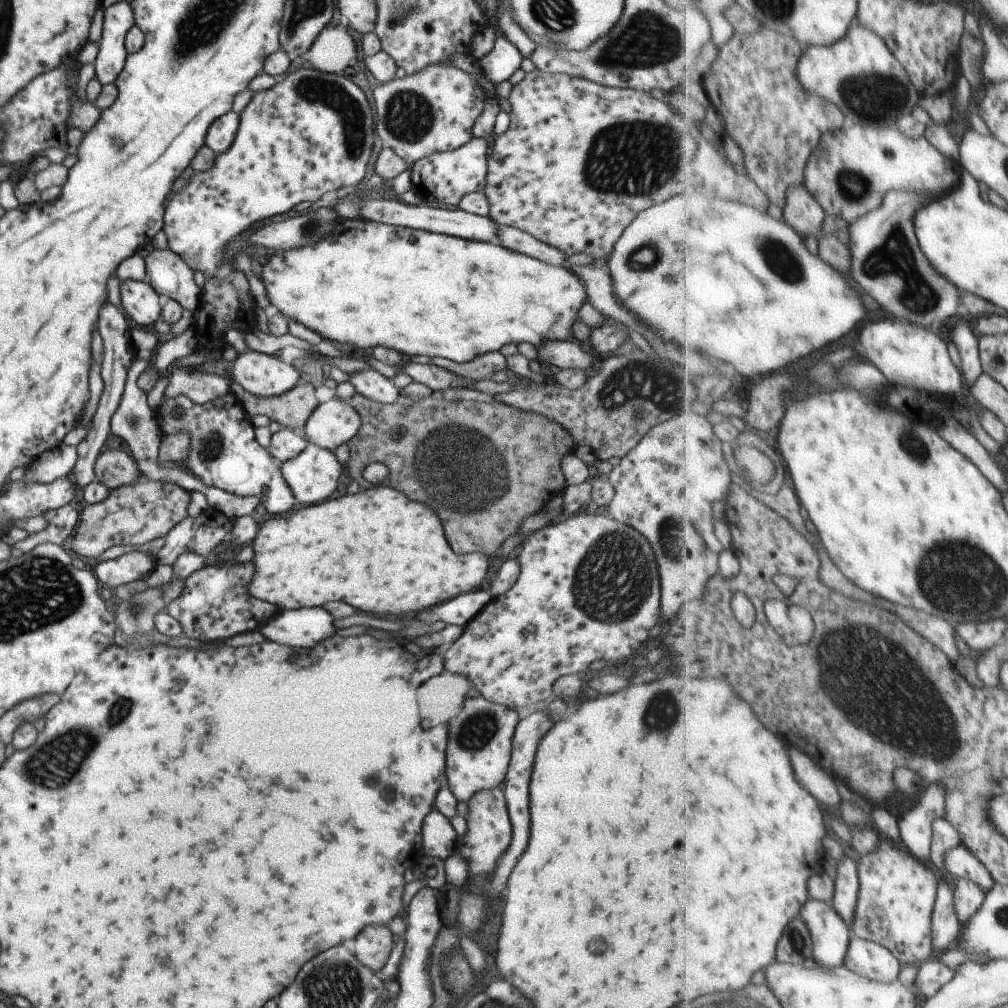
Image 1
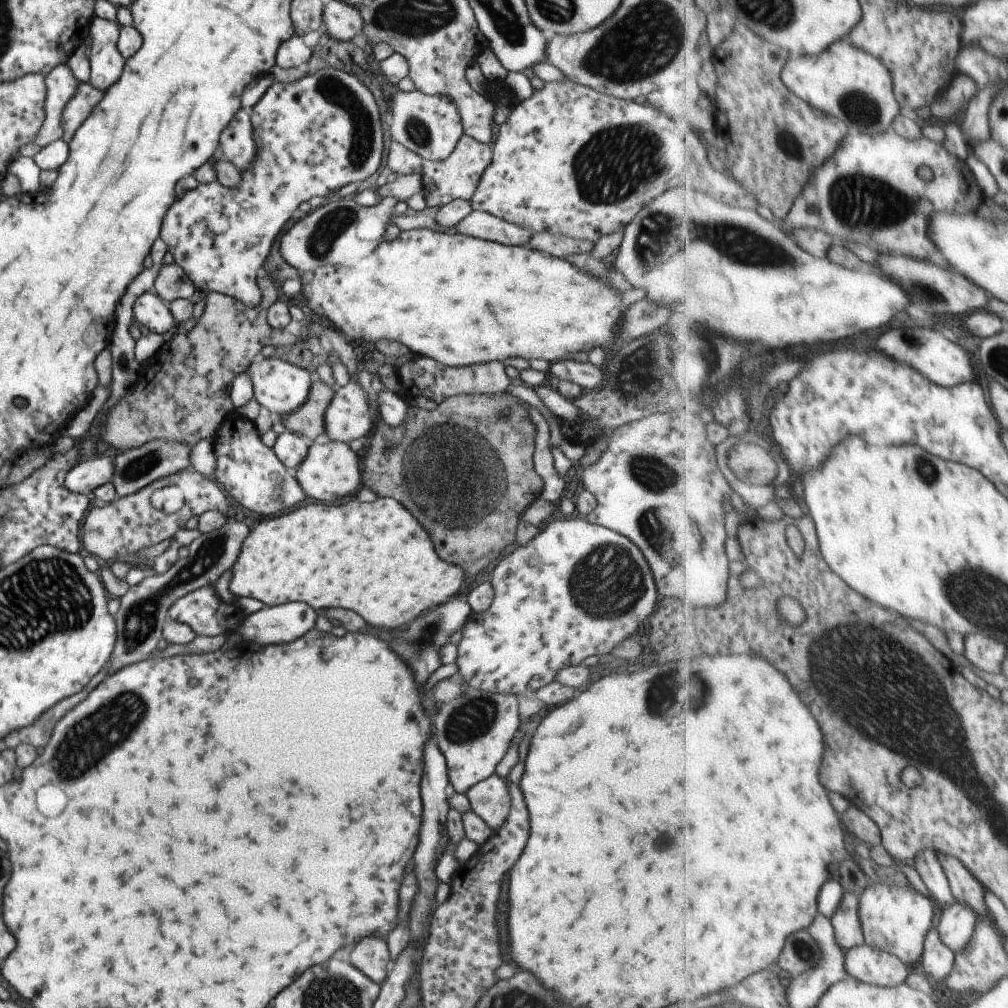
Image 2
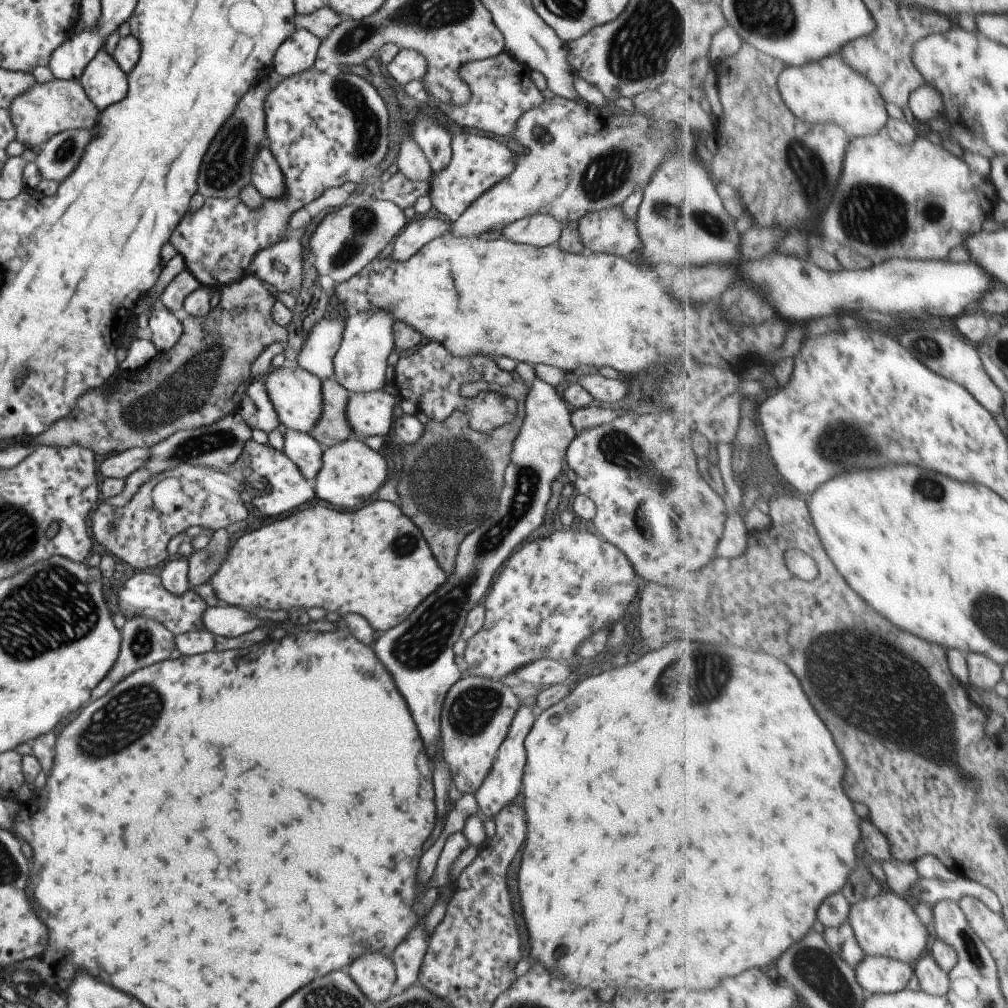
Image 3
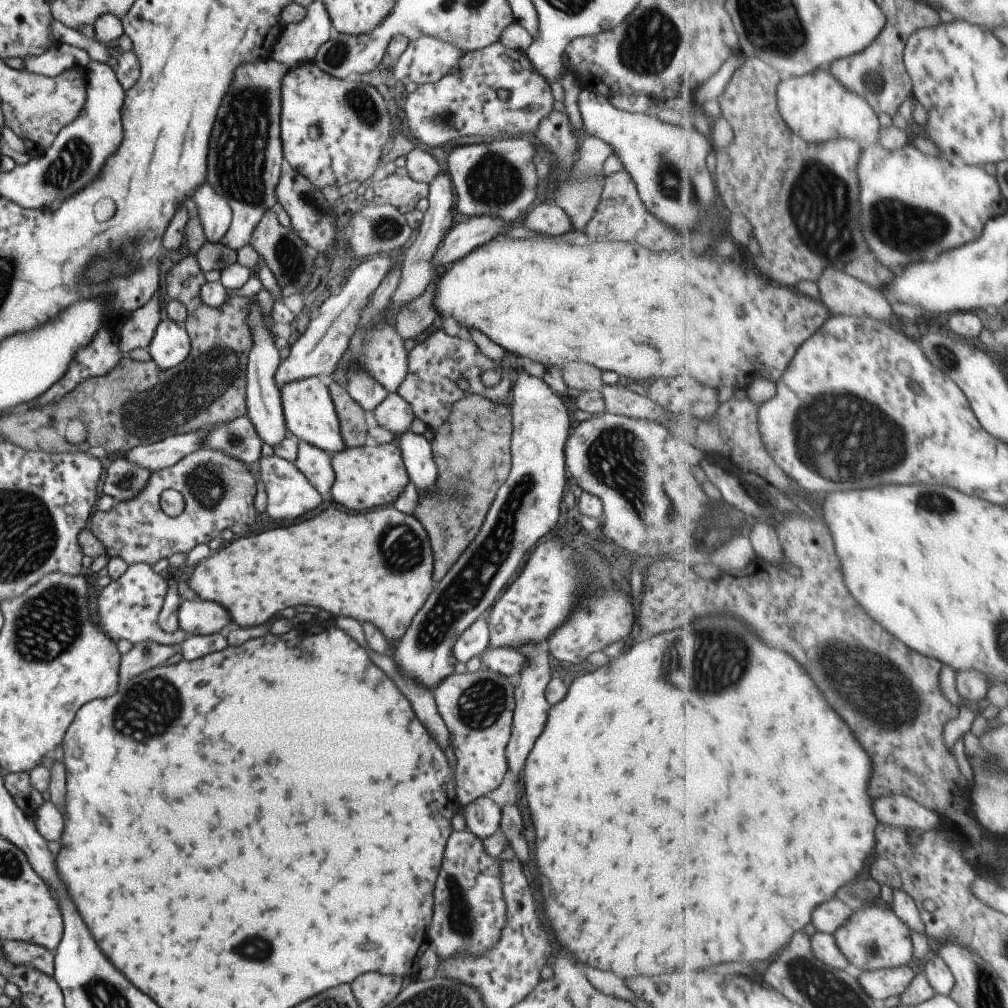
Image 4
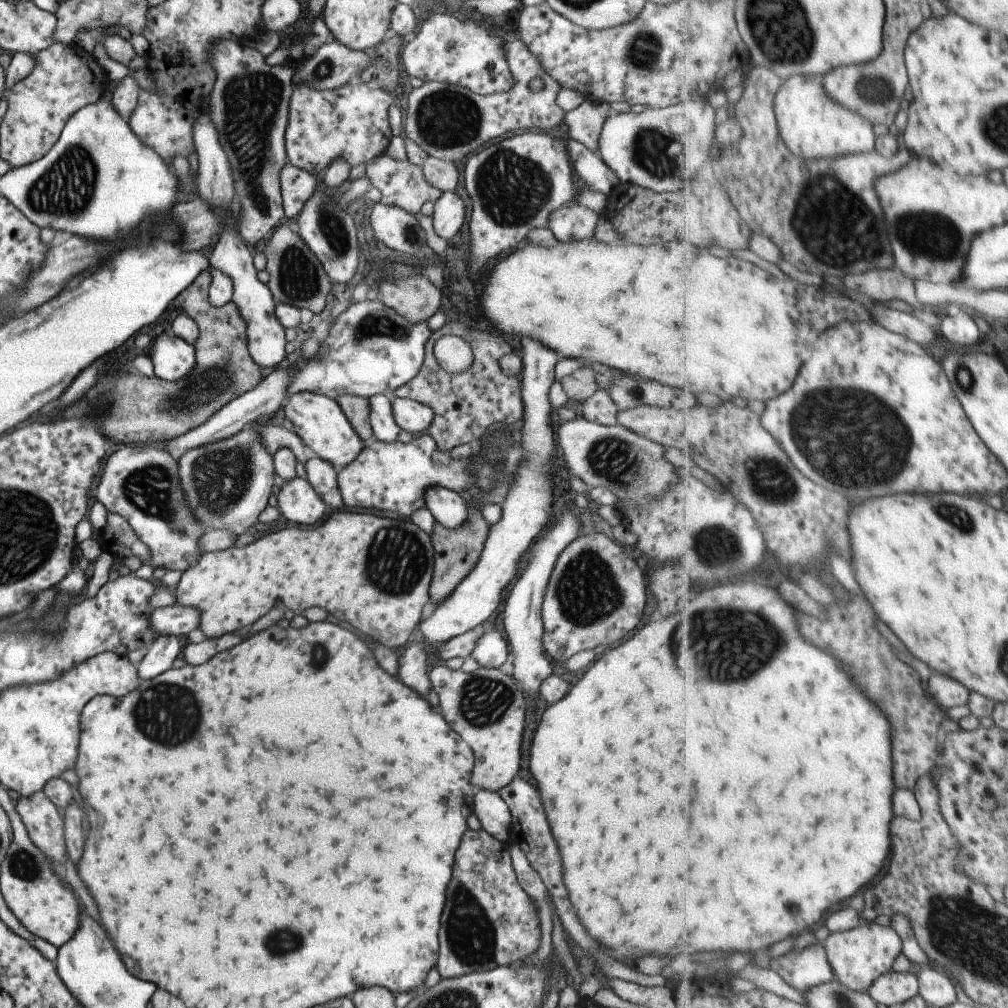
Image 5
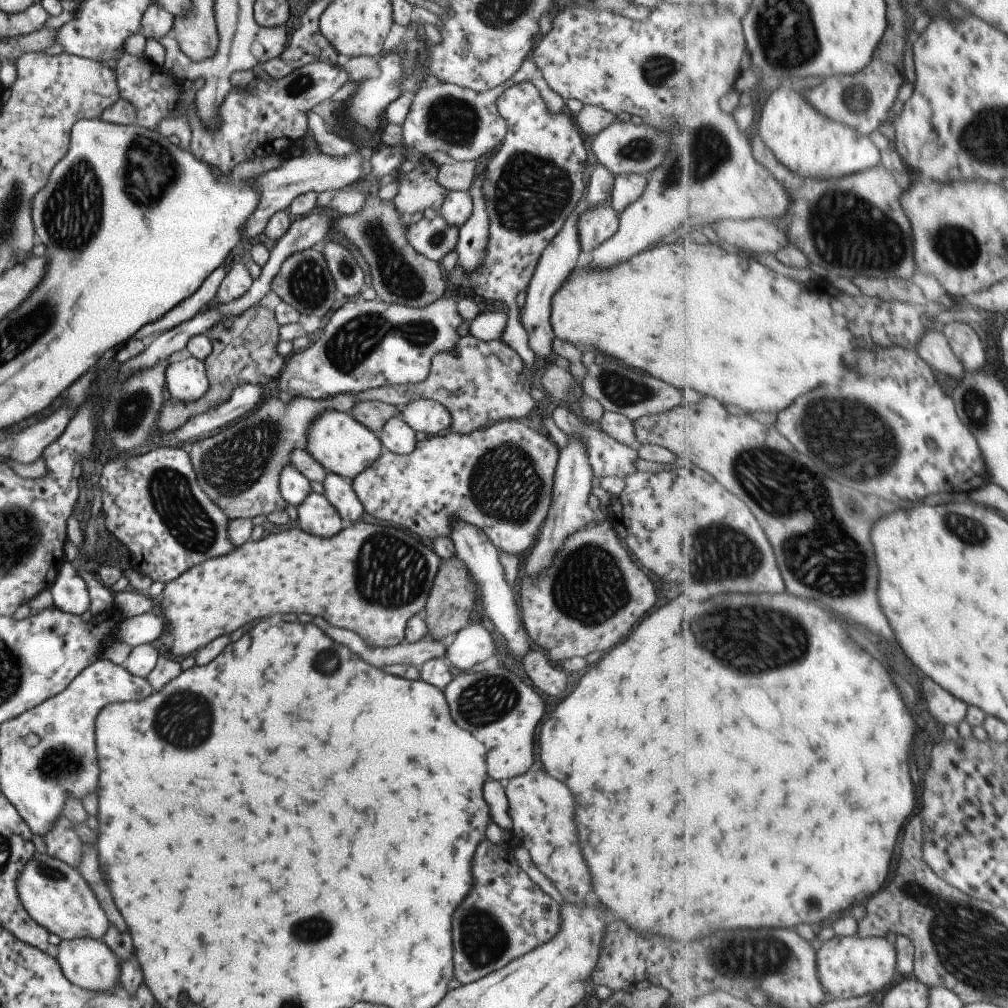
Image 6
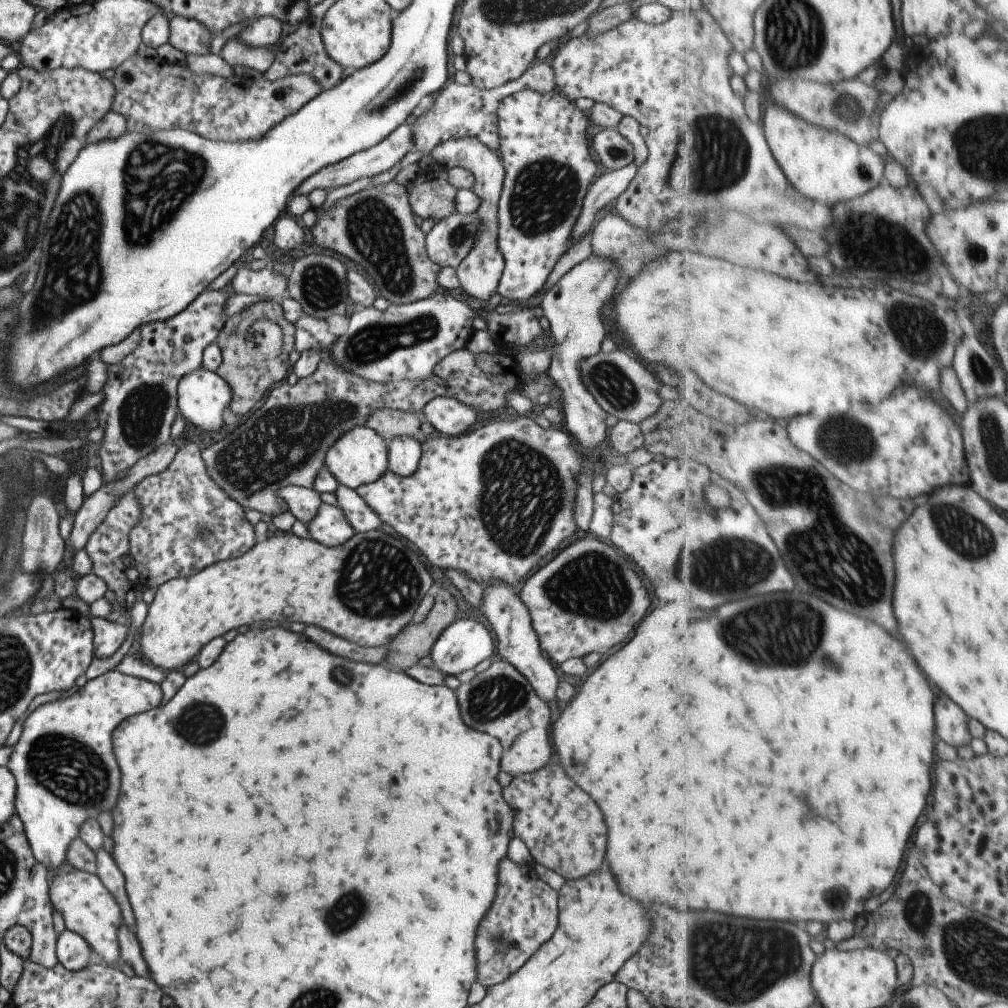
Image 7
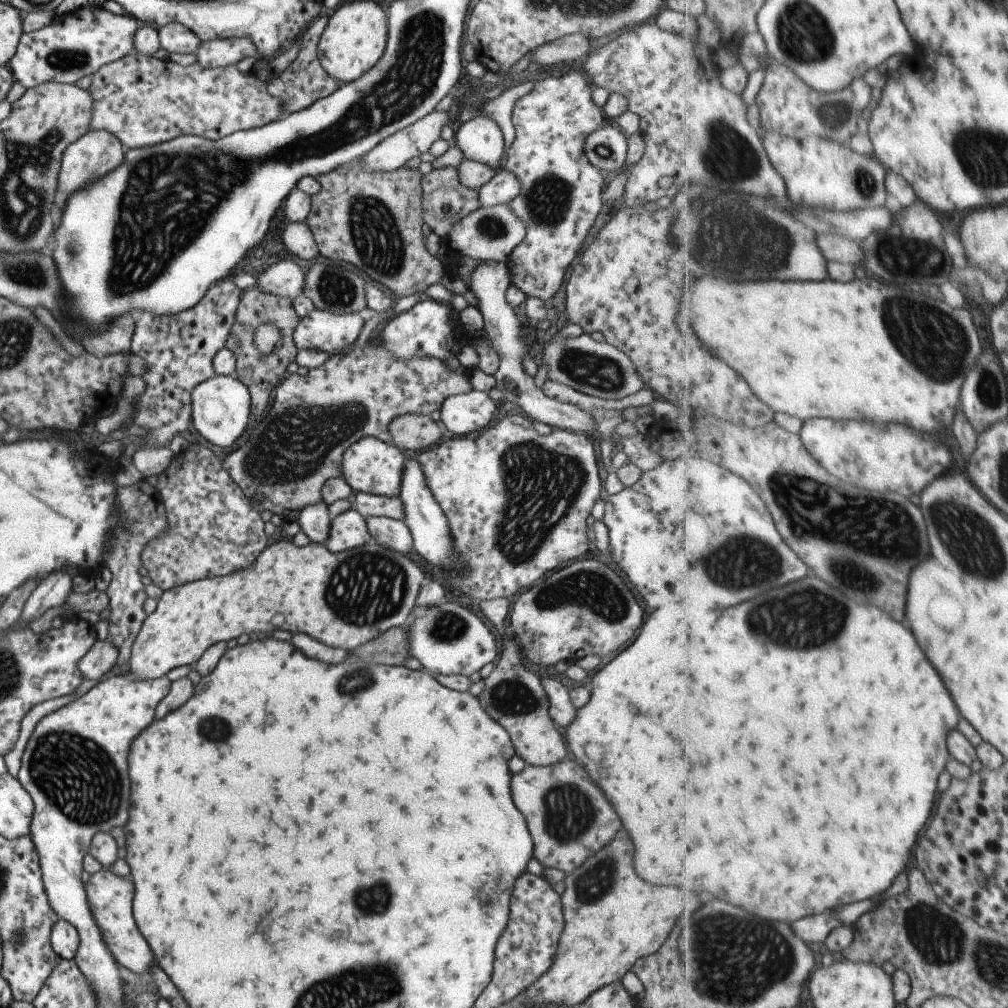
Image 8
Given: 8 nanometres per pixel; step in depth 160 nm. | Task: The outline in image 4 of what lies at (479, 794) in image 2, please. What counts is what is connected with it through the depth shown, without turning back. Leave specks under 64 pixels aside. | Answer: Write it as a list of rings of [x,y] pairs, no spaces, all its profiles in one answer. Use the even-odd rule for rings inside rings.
[[[531,645],[537,650],[535,656],[529,656],[526,666],[519,675],[519,684],[514,687],[514,709],[512,710],[512,725],[509,740],[505,747],[507,761],[507,773],[515,780],[519,778],[528,750],[533,746],[537,735],[542,731],[546,714],[550,704],[545,700],[544,688],[549,678],[549,666],[547,665],[547,651],[544,646]]]

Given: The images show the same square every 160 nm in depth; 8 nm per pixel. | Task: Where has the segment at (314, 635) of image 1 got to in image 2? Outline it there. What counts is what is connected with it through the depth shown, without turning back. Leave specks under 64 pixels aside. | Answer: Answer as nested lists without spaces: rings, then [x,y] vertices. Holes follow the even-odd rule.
[[[301,602],[264,606],[244,616],[235,633],[253,646],[280,645],[297,640],[311,630],[317,614]]]

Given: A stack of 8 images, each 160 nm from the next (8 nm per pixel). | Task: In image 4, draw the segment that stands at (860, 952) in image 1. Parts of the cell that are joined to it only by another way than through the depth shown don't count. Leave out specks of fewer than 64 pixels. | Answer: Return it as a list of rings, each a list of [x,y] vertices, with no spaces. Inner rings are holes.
[[[911,966],[862,971],[858,979],[864,991],[878,1004],[891,996],[901,996],[915,980]]]

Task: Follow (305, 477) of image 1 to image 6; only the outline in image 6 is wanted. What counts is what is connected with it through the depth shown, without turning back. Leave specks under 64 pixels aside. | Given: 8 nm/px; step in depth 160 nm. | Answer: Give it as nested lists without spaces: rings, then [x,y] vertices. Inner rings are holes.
[[[502,420],[466,435],[449,430],[445,434],[426,436],[405,455],[382,449],[380,455],[349,482],[362,509],[373,518],[391,522],[395,527],[432,542],[435,535],[448,538],[449,525],[457,517],[469,525],[478,526],[495,548],[517,554],[519,559],[532,547],[538,528],[546,517],[557,454],[558,448],[544,433],[532,431],[520,421]]]

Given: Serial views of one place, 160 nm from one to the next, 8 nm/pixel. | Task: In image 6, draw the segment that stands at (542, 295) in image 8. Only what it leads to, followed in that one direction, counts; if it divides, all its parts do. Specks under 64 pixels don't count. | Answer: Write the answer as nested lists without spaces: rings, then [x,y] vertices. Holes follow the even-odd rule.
[[[521,81],[504,90],[497,97],[496,107],[504,118],[506,133],[497,150],[486,160],[482,170],[483,180],[480,182],[480,189],[486,200],[484,205],[488,216],[488,239],[481,264],[465,276],[465,282],[468,284],[469,293],[477,294],[479,298],[488,302],[505,304],[507,313],[500,341],[515,350],[520,362],[531,368],[534,354],[527,346],[527,334],[518,321],[519,308],[515,303],[515,294],[519,290],[526,289],[541,251],[547,248],[583,198],[586,186],[583,183],[583,170],[585,170],[587,152],[579,136],[579,130],[578,132],[575,130],[575,126],[563,111],[559,114],[549,114],[549,110],[538,95],[538,89],[531,82]]]

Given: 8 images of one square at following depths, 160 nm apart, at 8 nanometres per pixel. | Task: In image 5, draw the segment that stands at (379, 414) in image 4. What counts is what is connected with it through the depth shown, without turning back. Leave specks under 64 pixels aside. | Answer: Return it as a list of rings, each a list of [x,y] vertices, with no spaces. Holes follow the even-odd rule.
[[[391,397],[390,399],[393,420],[401,430],[405,430],[412,436],[426,432],[432,419],[432,410],[428,406],[401,397]]]

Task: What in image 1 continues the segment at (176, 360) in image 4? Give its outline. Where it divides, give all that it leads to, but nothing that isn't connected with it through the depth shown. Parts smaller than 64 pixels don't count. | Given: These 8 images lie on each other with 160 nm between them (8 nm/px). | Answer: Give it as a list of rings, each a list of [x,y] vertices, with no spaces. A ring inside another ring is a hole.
[[[145,280],[121,282],[119,302],[135,327],[149,326],[160,318],[161,296]]]

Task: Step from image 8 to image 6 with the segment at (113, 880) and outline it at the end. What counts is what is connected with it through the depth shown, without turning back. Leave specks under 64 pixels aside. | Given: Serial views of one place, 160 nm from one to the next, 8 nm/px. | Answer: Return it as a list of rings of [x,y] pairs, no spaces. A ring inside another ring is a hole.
[[[33,852],[22,864],[14,885],[23,910],[60,941],[81,937],[101,939],[107,930],[109,922],[78,870],[51,858],[46,852]]]

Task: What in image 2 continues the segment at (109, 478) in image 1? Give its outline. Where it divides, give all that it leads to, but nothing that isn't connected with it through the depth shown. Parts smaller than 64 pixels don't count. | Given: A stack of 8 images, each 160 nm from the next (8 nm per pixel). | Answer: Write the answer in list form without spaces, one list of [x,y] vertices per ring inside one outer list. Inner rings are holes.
[[[153,439],[150,443],[138,446],[134,449],[124,450],[112,460],[113,472],[110,482],[113,485],[115,494],[124,497],[144,486],[151,484],[154,480],[165,478],[171,473],[176,473],[190,467],[187,460],[192,447],[177,441],[158,441]]]

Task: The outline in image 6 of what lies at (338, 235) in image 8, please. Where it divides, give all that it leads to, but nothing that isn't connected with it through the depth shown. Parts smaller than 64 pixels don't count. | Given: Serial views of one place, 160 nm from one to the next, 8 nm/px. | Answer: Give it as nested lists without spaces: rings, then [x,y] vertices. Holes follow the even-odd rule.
[[[371,196],[357,214],[336,216],[332,227],[361,252],[369,267],[371,287],[377,299],[387,304],[421,308],[443,298],[445,282],[437,263],[417,254],[407,244],[403,234],[405,218],[395,210],[391,200]]]

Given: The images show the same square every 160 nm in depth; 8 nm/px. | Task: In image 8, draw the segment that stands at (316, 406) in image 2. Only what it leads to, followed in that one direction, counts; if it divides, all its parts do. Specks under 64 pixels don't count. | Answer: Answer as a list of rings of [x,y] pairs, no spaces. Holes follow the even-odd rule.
[[[409,413],[396,416],[386,429],[393,444],[401,452],[418,455],[420,450],[435,445],[443,438],[443,428],[431,421],[427,415]]]

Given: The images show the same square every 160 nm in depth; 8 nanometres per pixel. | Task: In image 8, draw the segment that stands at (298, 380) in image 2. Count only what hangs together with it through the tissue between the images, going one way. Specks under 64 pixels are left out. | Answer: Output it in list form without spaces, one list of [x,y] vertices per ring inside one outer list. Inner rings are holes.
[[[363,437],[348,446],[340,460],[341,478],[349,485],[353,494],[358,492],[394,497],[398,494],[402,462],[405,452],[398,450],[391,442],[375,437]]]

